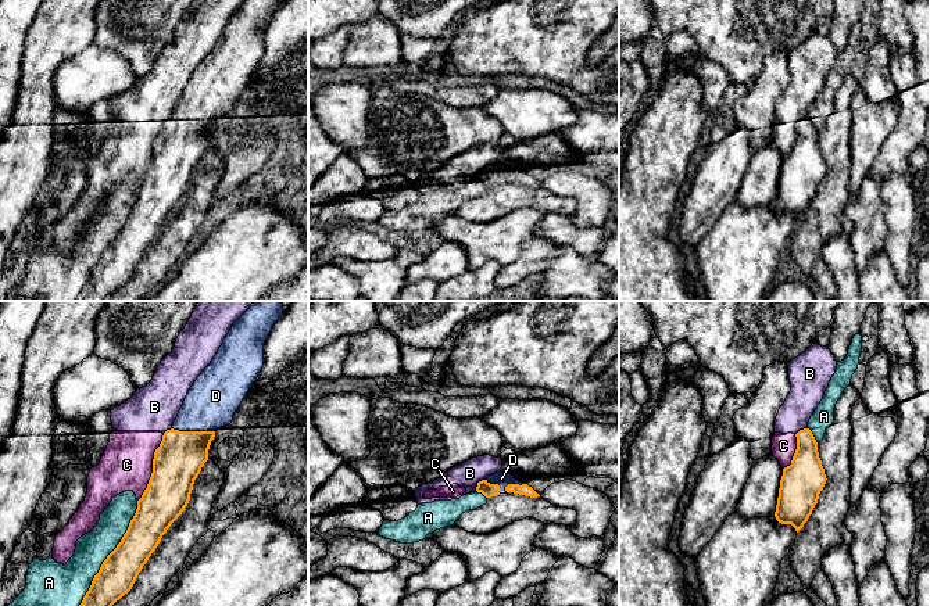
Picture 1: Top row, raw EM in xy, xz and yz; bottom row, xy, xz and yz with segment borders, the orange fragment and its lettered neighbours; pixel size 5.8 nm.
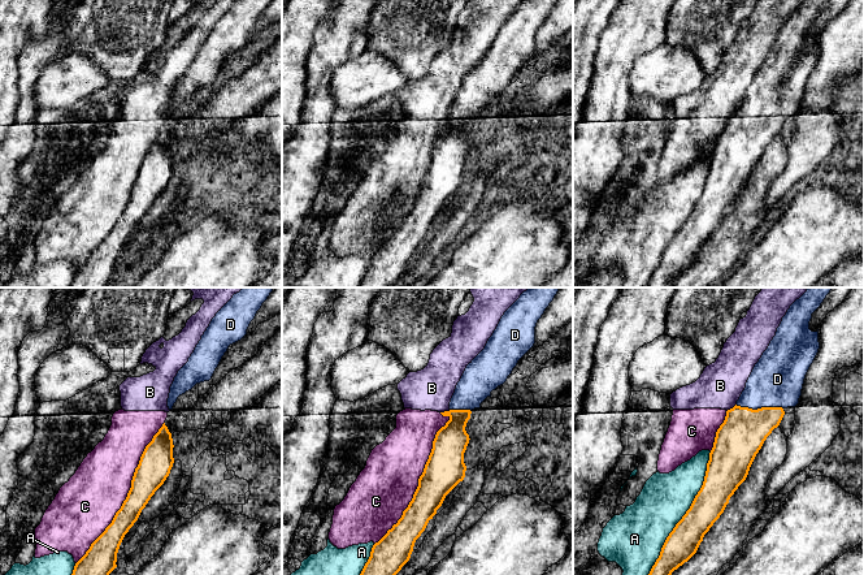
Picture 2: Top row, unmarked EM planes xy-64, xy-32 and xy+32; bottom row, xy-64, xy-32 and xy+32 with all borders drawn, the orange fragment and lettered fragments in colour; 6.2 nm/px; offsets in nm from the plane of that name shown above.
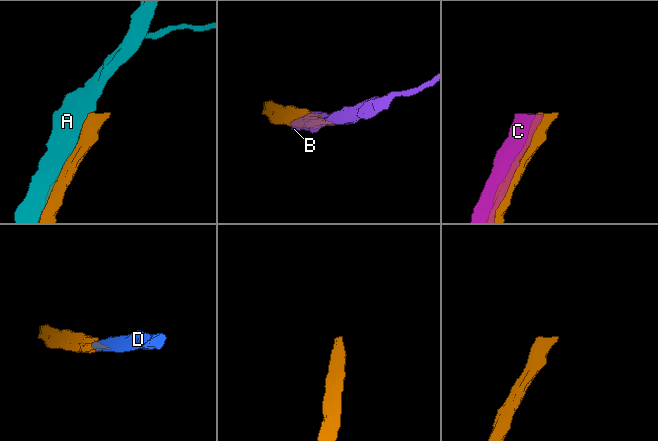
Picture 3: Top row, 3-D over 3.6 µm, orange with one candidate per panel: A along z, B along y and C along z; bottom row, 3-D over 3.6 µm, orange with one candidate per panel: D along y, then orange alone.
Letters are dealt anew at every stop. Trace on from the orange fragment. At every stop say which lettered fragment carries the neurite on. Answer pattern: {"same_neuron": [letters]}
{"same_neuron": ["D"]}

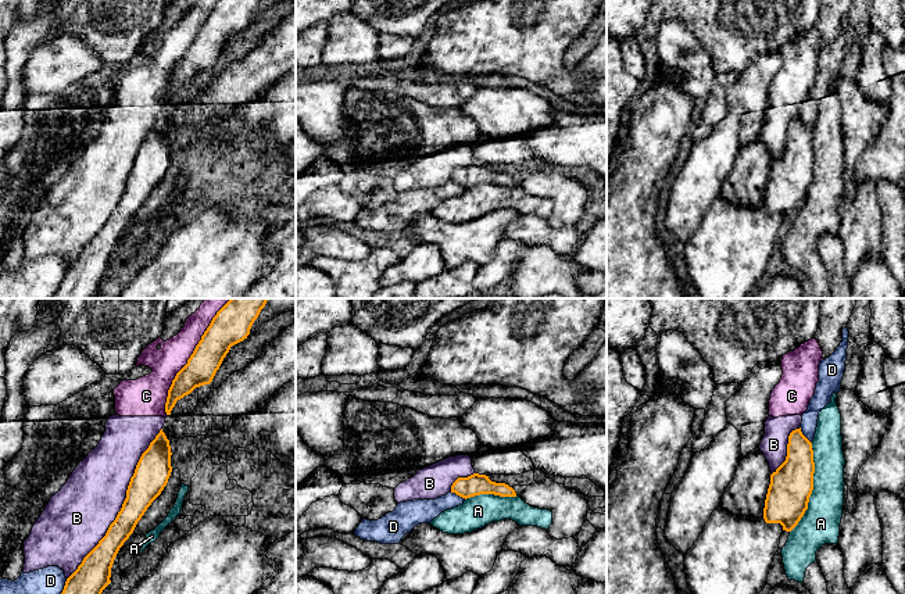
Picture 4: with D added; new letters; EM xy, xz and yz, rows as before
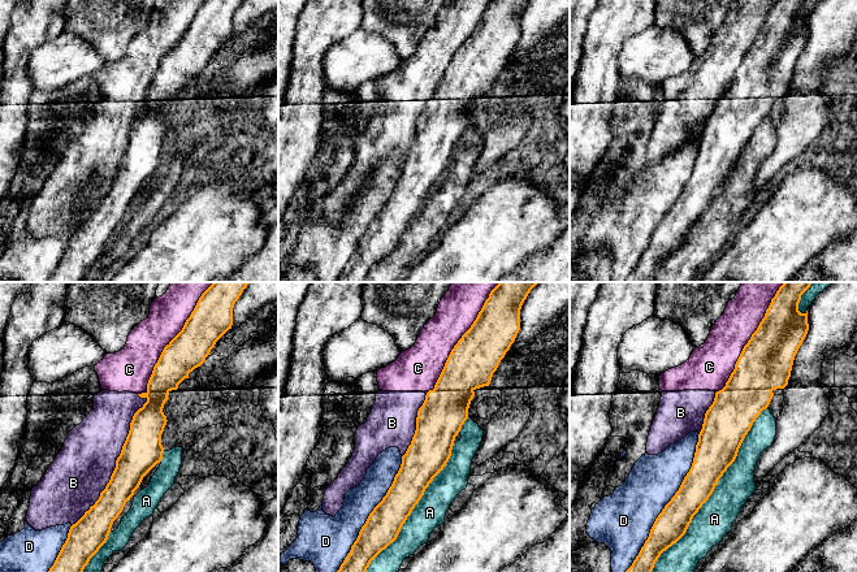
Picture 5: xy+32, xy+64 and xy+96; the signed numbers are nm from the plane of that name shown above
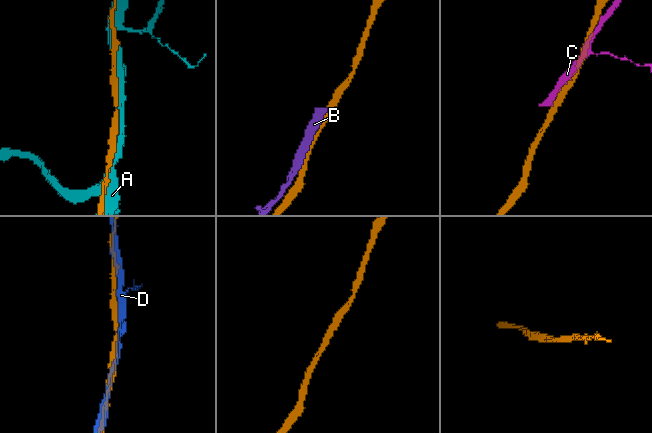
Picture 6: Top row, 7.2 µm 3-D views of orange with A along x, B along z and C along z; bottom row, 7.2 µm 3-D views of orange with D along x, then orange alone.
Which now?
{"same_neuron": []}

